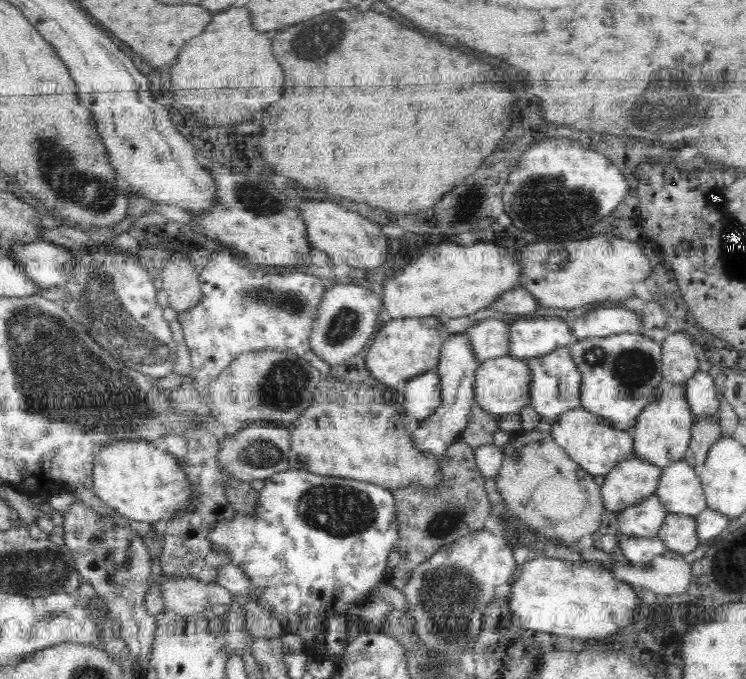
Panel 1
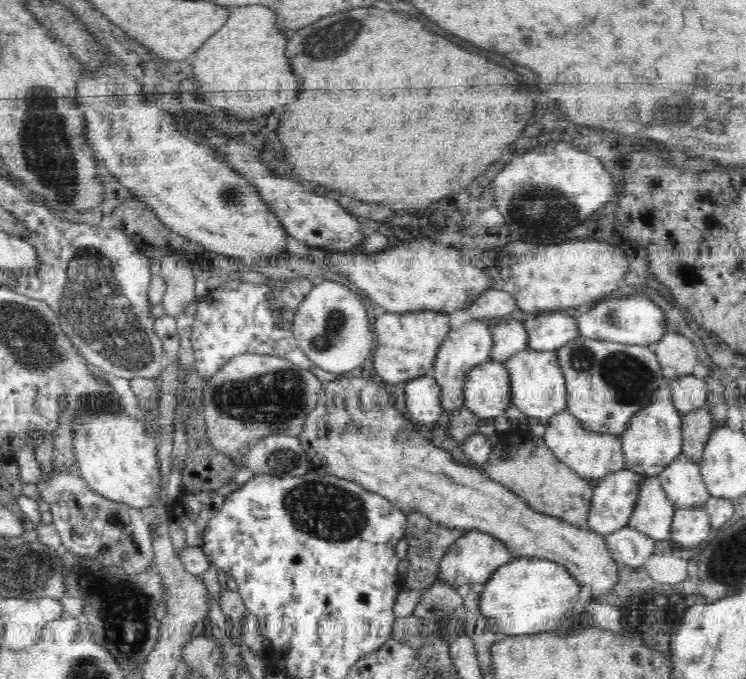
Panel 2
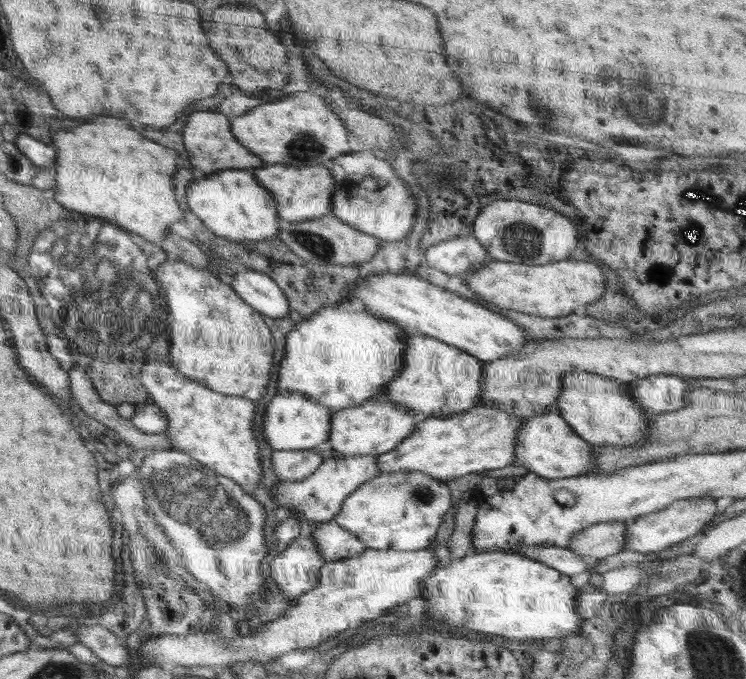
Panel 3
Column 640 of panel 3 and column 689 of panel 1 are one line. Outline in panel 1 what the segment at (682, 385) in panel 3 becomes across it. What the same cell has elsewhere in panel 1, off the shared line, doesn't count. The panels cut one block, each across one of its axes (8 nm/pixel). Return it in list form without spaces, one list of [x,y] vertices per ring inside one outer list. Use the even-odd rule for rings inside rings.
[[[698,370],[684,385],[685,397],[690,405],[692,415],[714,415],[717,412],[719,407],[719,400],[717,399],[719,385],[710,374]]]

